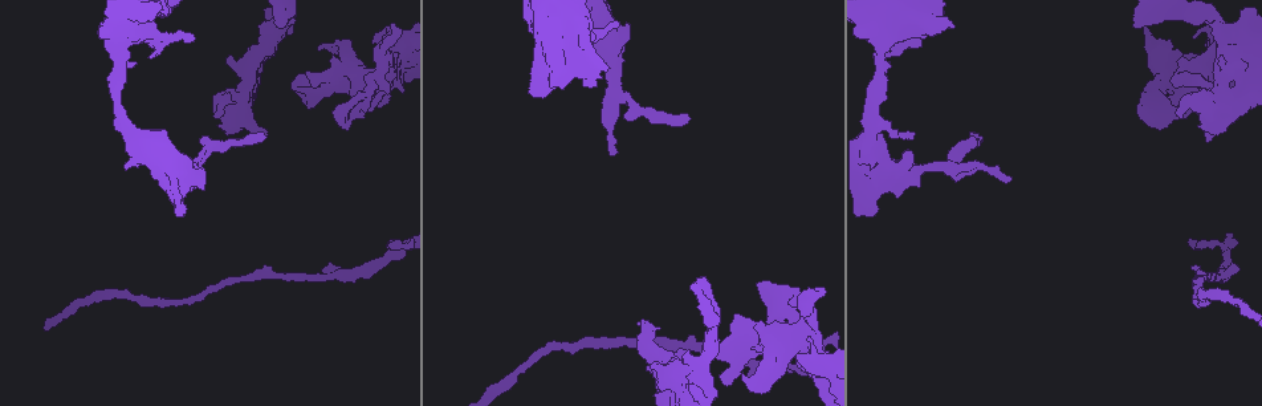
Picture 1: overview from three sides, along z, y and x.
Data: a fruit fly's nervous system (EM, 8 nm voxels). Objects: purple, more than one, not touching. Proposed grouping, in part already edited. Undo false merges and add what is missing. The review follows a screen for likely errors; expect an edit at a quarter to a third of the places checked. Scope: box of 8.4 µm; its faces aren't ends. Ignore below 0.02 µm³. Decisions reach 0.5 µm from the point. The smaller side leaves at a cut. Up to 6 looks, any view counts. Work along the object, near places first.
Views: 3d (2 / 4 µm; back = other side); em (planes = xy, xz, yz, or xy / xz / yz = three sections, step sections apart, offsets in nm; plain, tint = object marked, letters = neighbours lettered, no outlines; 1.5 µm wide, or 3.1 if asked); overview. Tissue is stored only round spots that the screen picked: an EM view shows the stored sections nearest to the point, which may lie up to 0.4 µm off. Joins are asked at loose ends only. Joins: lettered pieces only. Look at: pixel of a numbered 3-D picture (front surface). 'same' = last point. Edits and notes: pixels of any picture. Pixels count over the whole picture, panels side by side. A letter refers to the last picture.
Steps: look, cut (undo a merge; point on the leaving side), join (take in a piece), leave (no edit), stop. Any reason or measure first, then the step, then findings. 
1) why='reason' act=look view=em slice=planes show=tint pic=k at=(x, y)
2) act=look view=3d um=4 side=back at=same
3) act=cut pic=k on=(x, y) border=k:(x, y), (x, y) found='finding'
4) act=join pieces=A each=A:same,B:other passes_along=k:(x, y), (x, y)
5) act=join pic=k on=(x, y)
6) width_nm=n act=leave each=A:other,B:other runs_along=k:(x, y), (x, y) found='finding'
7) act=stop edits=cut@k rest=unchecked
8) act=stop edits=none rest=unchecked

why='sudden change in width' act=look view=em slice=xz step=8 show=tint pic=1 at=(330, 82)

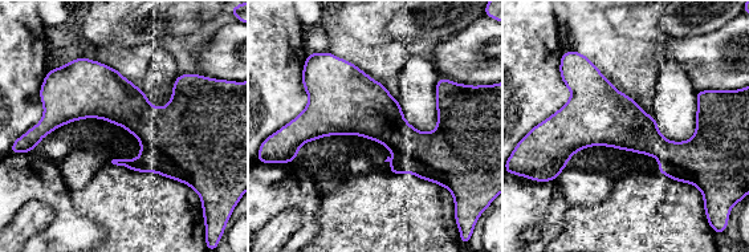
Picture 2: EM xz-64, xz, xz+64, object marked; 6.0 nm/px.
act=look view=em slice=xz step=8 show=letters at=same

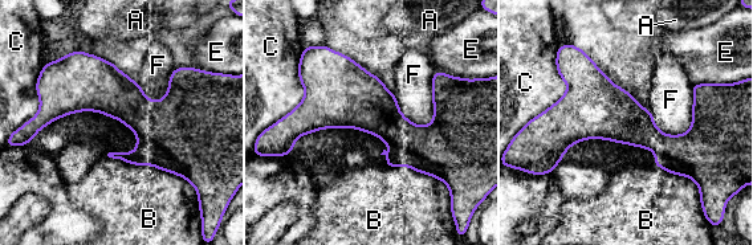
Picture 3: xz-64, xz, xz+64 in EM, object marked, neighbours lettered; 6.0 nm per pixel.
act=leave each=A:other,B:other,C:other,E:other,F:other border=3:(434, 70), (432, 119), (416, 126) found='continuous, no second neuron'

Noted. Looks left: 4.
act=look view=3d um=4 pic=1 at=(1009, 178)

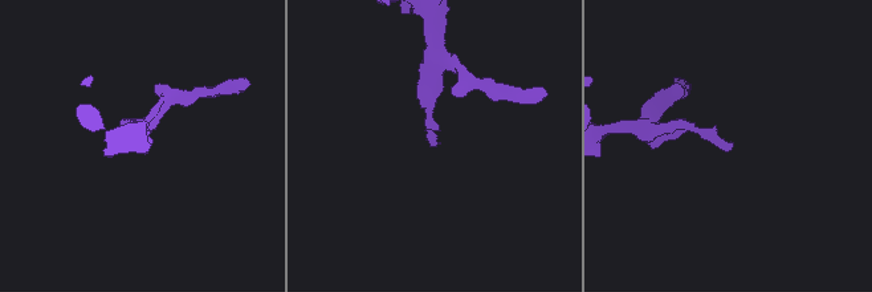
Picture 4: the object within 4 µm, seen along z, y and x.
act=look view=em slice=planes show=plain pic=4 at=(438, 143)

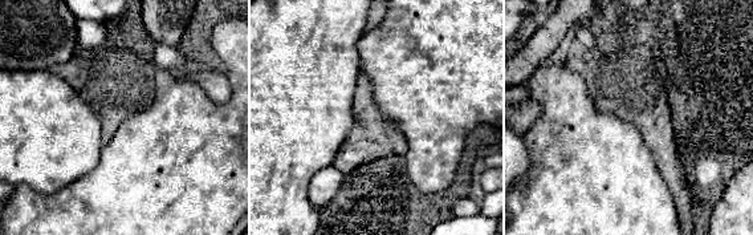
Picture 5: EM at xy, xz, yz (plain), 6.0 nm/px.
act=look view=em slice=planes show=letters at=same

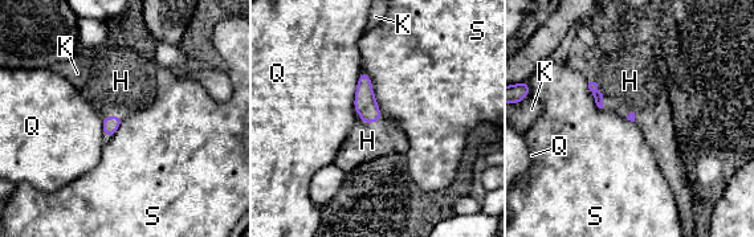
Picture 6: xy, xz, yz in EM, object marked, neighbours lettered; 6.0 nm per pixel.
longest_contact=Q:260nm act=join pieces=H each=H:same,K:other,Q:other,S:other passes_along=6:(365, 103), (367, 122), (367, 141) found='the neuron continues'

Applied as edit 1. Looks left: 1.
why='an open end' act=look view=em slice=yz step=4 show=letters pic=1 at=(192, 37)

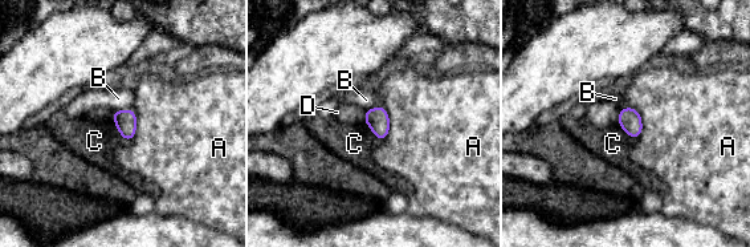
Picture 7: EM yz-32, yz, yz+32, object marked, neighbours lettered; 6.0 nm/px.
act=leave each=A:other,B:other,C:other,D:other found='no lettered piece goes on from it'

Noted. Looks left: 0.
act=stop edits=join@6 rest=unchecked

